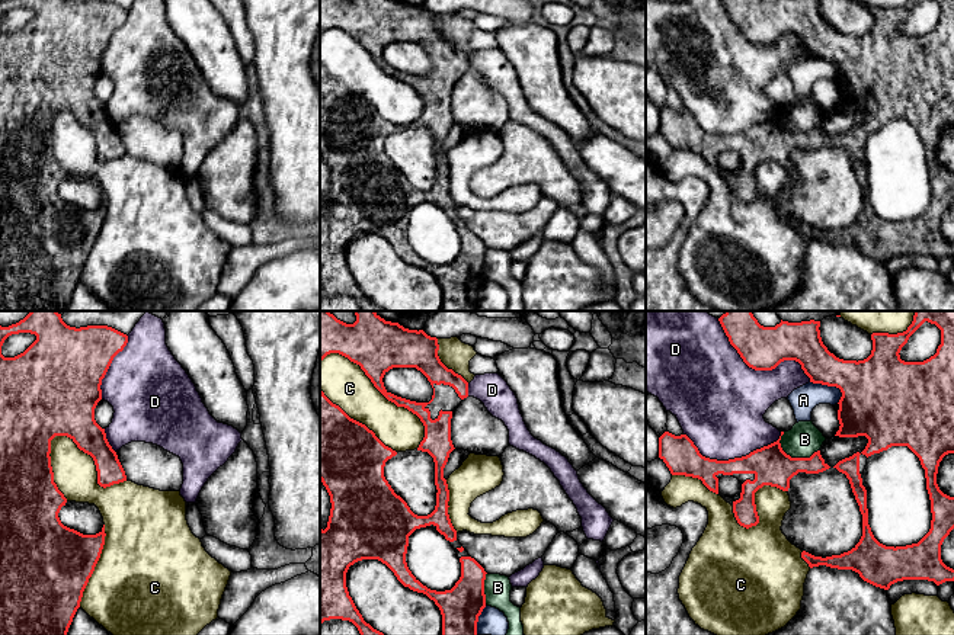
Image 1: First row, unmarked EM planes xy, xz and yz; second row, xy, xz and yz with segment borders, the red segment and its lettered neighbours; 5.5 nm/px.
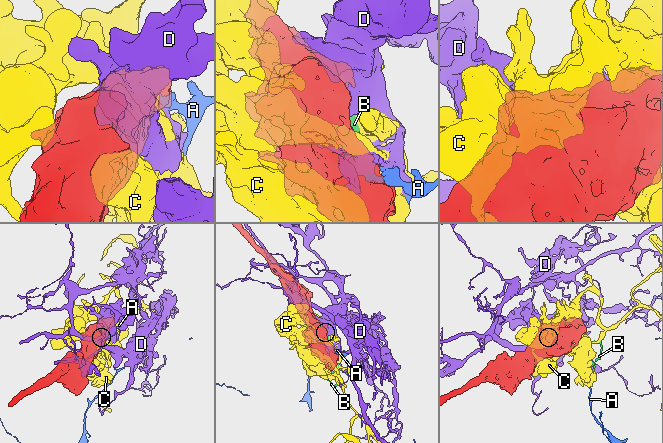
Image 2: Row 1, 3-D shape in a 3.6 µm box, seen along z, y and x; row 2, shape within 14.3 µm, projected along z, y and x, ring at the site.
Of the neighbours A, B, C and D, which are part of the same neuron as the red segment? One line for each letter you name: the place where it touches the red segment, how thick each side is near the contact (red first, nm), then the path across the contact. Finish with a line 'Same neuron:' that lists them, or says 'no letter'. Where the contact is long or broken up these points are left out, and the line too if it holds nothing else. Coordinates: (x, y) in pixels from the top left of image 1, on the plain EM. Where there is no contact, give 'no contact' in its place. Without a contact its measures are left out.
Same neuron: no letter

